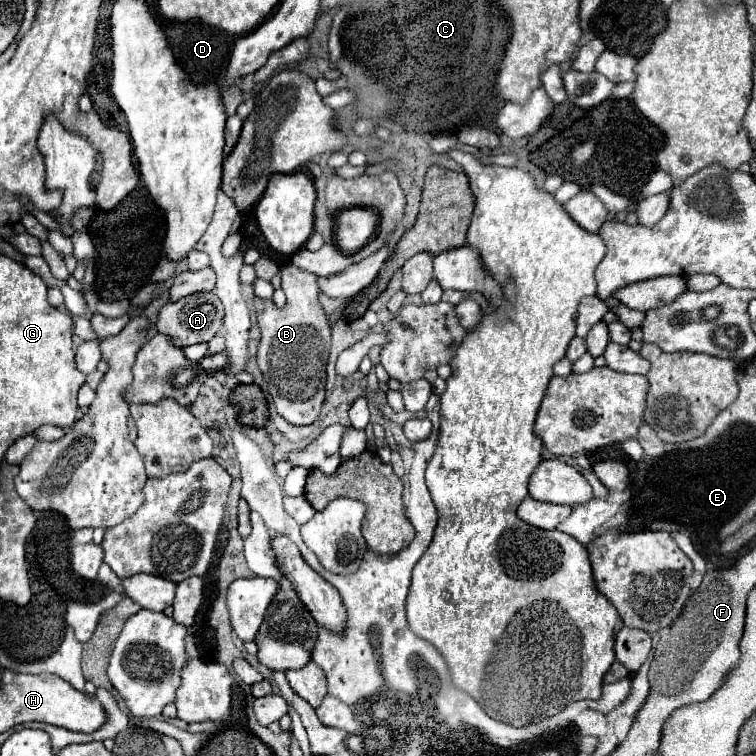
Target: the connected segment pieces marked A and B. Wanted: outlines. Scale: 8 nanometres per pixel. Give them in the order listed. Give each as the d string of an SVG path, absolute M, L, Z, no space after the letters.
M194 293L182 297L176 303L166 303L156 319L158 333L166 335L176 347L186 347L194 343L208 343L222 325L222 303L214 293Z
M294 265L282 267L282 285L284 293L288 297L288 303L278 309L272 301L258 299L254 301L256 315L258 315L258 327L262 331L262 341L258 347L258 365L262 369L262 375L268 381L268 393L274 399L276 411L292 425L312 425L322 409L325 400L326 385L326 364L331 348L331 325L324 311L320 311L320 301L318 301L318 283L316 275L310 271L302 271Z

